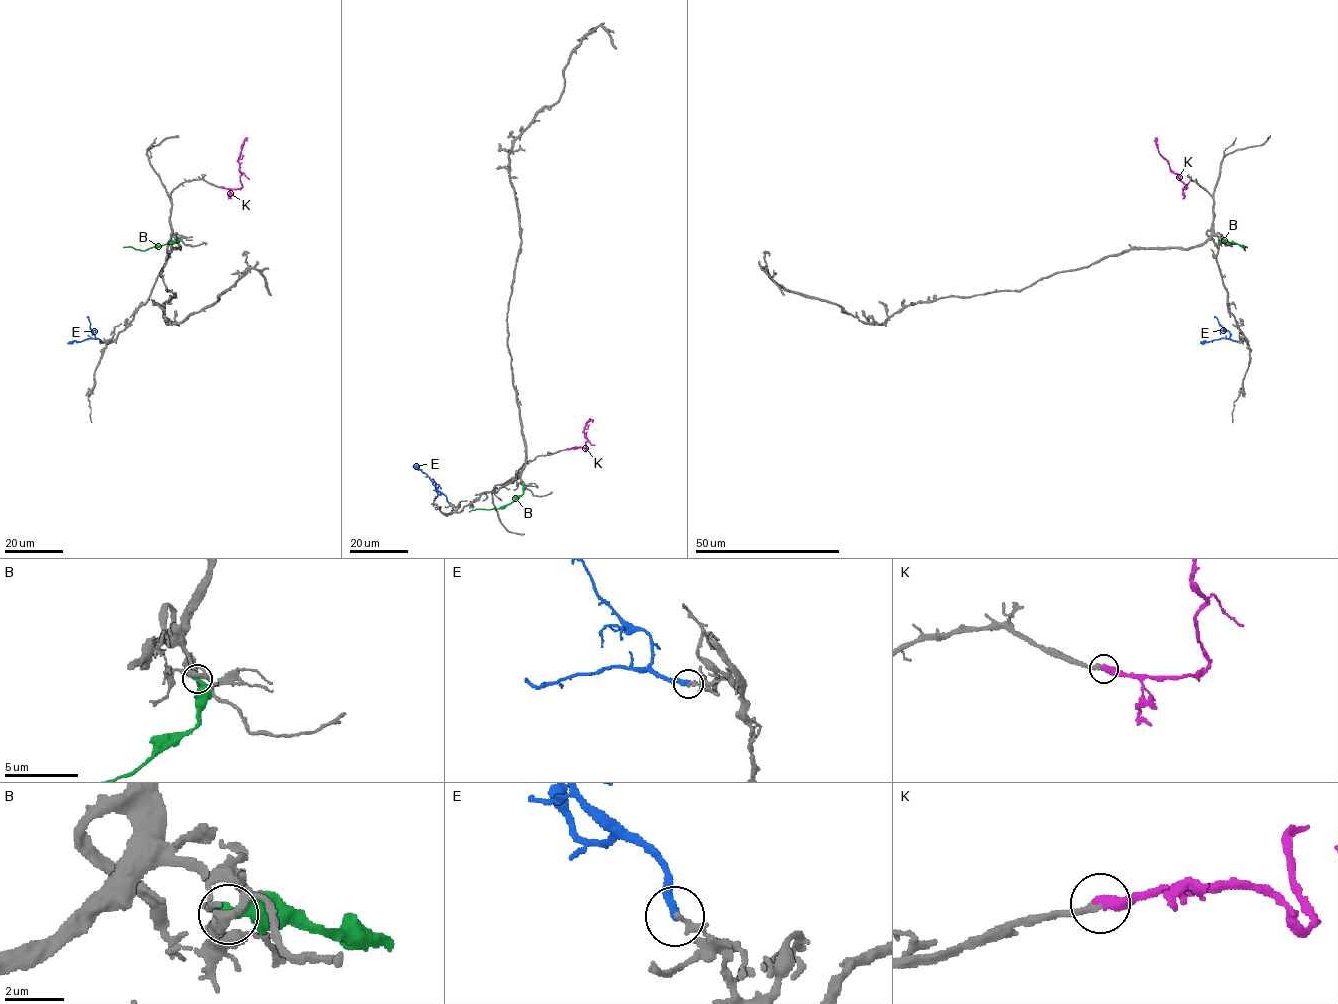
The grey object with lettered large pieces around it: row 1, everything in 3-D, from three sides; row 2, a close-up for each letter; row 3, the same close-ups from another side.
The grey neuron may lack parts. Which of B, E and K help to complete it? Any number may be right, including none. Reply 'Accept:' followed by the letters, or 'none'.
Accept: K

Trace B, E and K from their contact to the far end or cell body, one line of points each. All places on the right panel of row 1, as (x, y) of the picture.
B: (1220, 241), (1235, 242), (1245, 250), (1247, 247)
E: (1237, 341), (1225, 338), (1202, 344)
K: (1184, 187), (1183, 189), (1187, 187), (1159, 153), (1157, 140)

